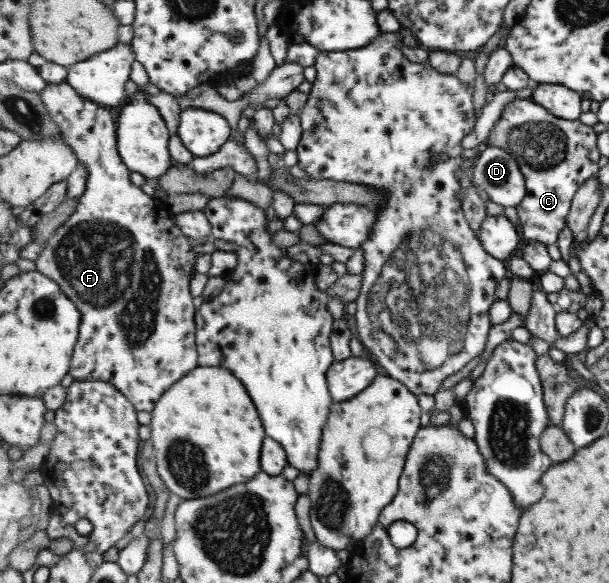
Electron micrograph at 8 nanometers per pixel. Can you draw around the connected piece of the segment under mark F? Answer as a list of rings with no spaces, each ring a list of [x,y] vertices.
[[[67,82],[63,84],[49,84],[46,89],[40,93],[42,101],[45,103],[47,110],[55,119],[55,122],[61,127],[61,134],[65,138],[67,144],[75,148],[75,154],[78,155],[79,163],[86,166],[89,176],[87,179],[87,188],[80,197],[79,207],[69,217],[69,220],[60,226],[53,234],[52,237],[46,242],[45,248],[39,253],[37,259],[34,261],[36,269],[52,278],[63,288],[63,291],[69,295],[70,299],[78,306],[82,313],[82,326],[78,344],[74,348],[74,360],[70,368],[70,374],[77,381],[105,381],[111,382],[115,385],[139,410],[152,411],[155,405],[158,404],[160,398],[181,378],[187,376],[193,369],[197,369],[199,364],[198,353],[198,323],[197,310],[193,304],[193,296],[191,296],[191,278],[197,272],[195,265],[198,264],[199,254],[193,250],[193,245],[187,243],[189,236],[183,231],[182,227],[178,225],[178,212],[173,213],[171,210],[165,211],[159,196],[149,196],[141,190],[139,186],[135,186],[131,182],[130,167],[123,162],[122,155],[119,153],[117,125],[113,122],[113,114],[107,110],[107,107],[98,105],[96,102],[82,97],[78,90]]]

